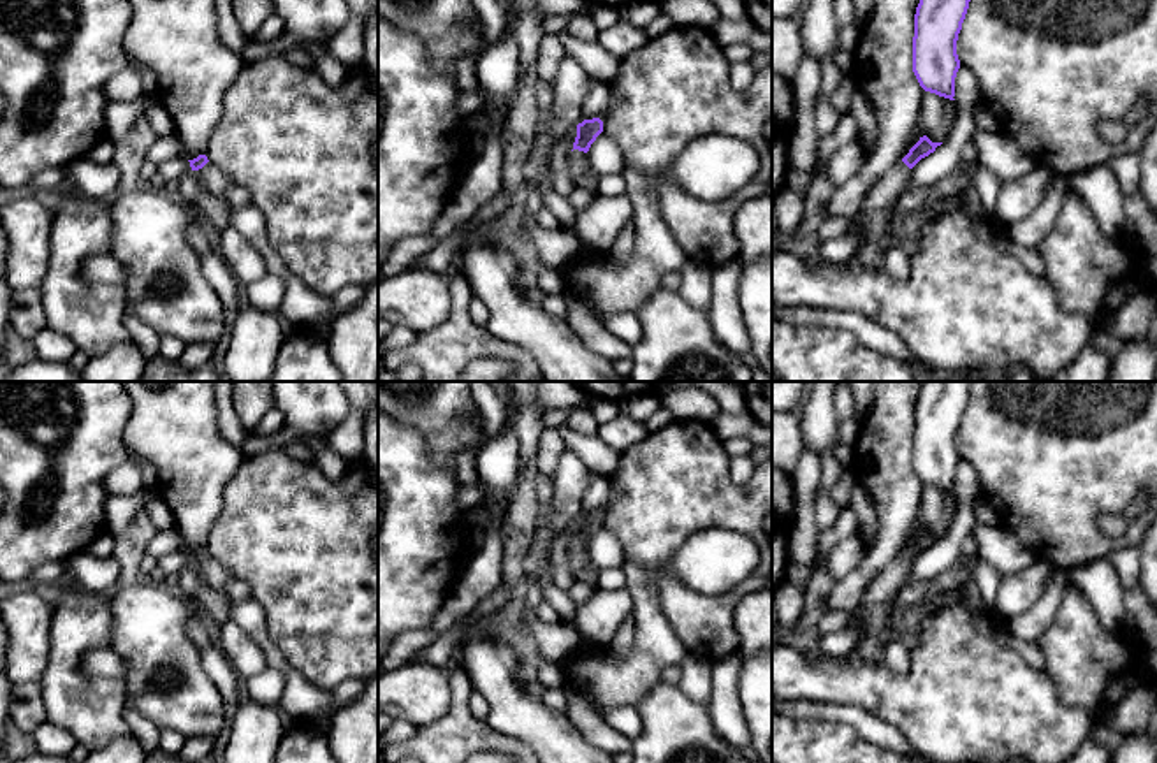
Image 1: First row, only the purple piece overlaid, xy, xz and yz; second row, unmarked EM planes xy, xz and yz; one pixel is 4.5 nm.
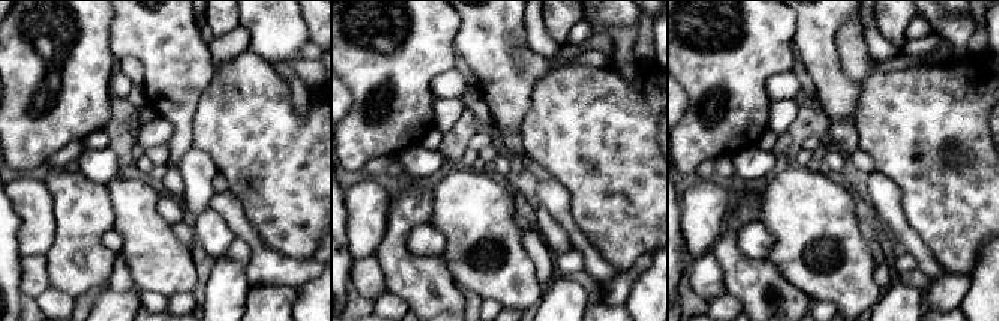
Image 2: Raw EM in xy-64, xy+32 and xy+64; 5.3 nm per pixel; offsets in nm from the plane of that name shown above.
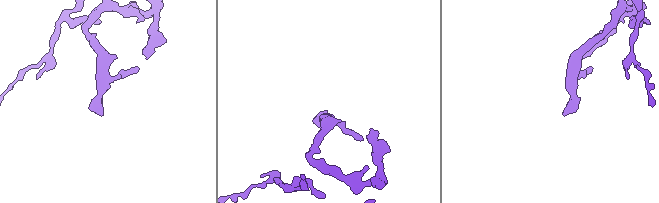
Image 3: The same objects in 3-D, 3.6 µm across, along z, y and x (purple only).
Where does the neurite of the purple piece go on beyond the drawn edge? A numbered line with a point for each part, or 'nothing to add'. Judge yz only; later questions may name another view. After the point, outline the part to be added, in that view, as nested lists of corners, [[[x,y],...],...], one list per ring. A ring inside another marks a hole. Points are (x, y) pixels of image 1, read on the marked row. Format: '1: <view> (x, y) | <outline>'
1: yz (878, 211) | [[[900,160],[890,171],[886,171],[869,190],[858,211],[863,220],[862,225],[856,229],[858,248],[870,239],[888,237],[895,230],[895,227],[899,225],[897,204],[909,183],[911,169]]]

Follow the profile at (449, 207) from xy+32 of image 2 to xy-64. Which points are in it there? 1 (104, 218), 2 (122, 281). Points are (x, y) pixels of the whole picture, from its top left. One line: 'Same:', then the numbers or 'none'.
Same: none

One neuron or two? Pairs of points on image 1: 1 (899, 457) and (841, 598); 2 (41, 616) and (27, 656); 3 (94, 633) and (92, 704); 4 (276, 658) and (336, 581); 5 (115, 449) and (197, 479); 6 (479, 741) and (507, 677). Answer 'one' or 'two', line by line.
1: one
2: one
3: one
4: two
5: two
6: two

